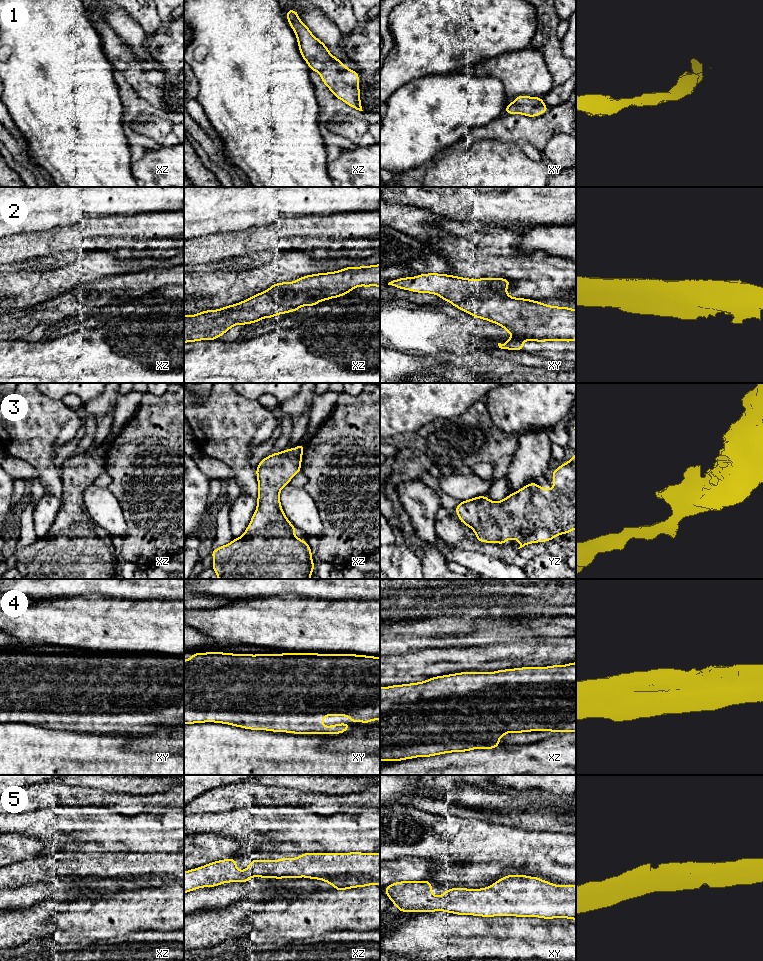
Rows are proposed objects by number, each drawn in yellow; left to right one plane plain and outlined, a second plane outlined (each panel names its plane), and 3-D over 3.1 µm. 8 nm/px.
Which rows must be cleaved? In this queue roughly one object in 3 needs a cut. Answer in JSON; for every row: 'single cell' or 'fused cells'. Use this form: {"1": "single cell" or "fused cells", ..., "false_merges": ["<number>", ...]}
{"1": "single cell", "2": "single cell", "3": "single cell", "4": "single cell", "5": "single cell", "false_merges": []}

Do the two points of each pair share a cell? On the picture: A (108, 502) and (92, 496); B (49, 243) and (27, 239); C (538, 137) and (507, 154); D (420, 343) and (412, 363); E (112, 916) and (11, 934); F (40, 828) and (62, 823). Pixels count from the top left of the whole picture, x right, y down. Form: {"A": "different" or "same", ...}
{"A": "same", "B": "same", "C": "different", "D": "different", "E": "same", "F": "same"}

